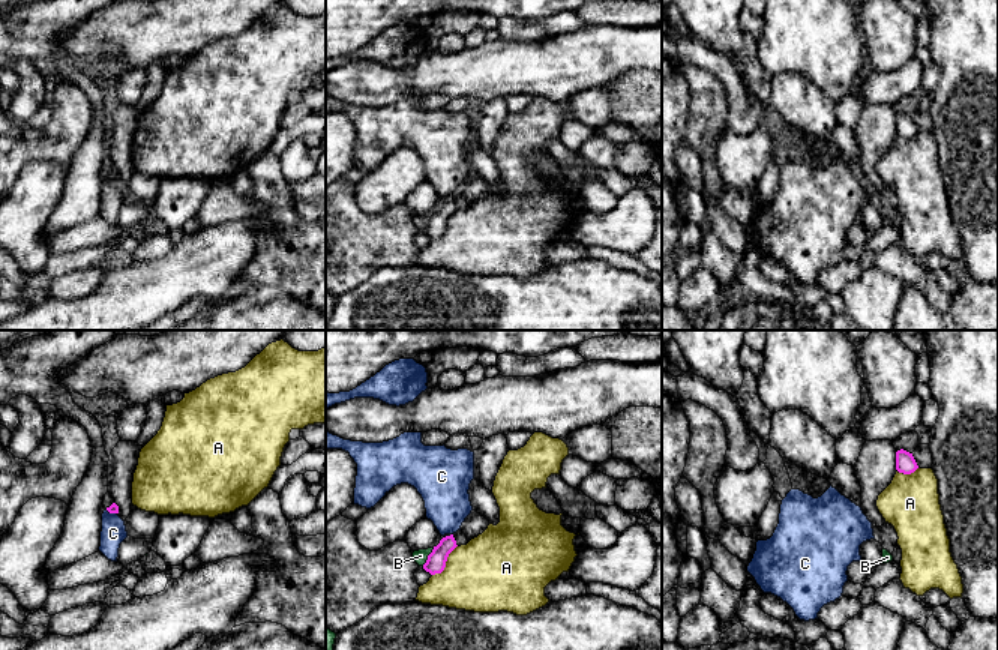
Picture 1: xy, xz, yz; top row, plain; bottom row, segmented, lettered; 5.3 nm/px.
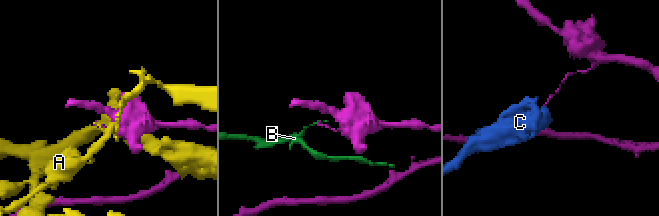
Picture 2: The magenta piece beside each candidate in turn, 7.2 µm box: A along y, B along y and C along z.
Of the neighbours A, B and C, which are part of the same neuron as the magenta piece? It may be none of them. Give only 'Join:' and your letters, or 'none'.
Join: none

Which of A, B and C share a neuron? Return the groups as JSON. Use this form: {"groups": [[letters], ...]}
{"groups": [["A"], ["B"], ["C"]]}

